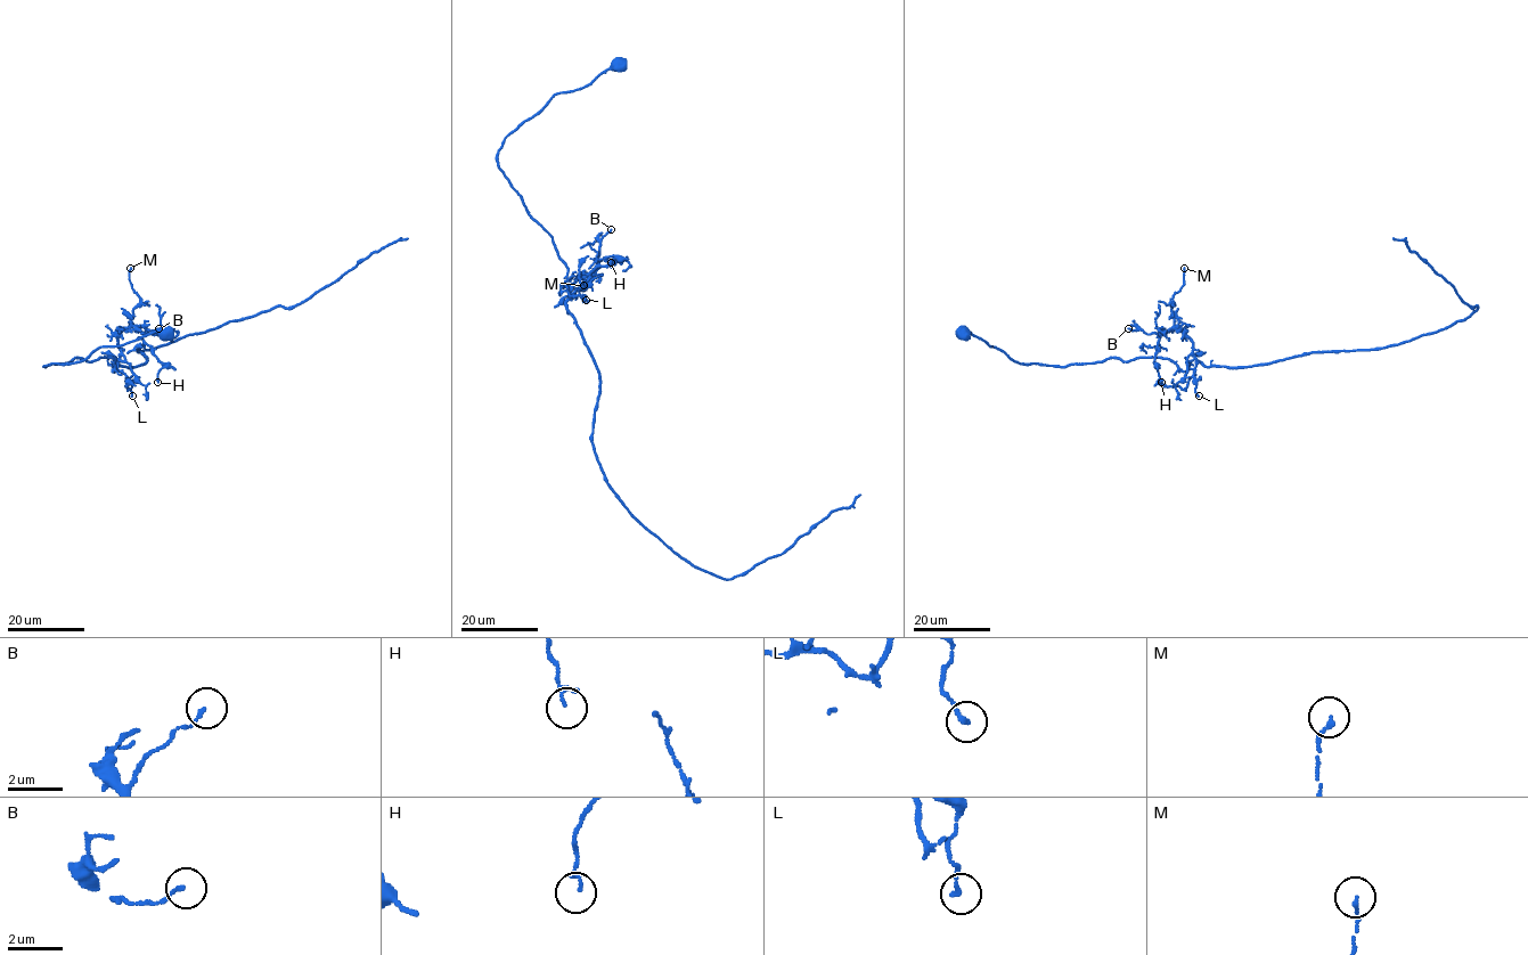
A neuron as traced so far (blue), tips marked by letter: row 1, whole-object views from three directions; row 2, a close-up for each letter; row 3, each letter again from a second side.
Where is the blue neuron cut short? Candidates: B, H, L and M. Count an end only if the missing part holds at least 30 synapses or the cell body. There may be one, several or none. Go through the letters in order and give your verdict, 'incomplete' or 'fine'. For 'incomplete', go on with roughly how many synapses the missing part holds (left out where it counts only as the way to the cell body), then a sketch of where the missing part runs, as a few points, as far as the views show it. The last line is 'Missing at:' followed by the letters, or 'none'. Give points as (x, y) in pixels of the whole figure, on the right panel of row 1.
B: fine
H: fine
L: fine
M: fine
Missing at: none

